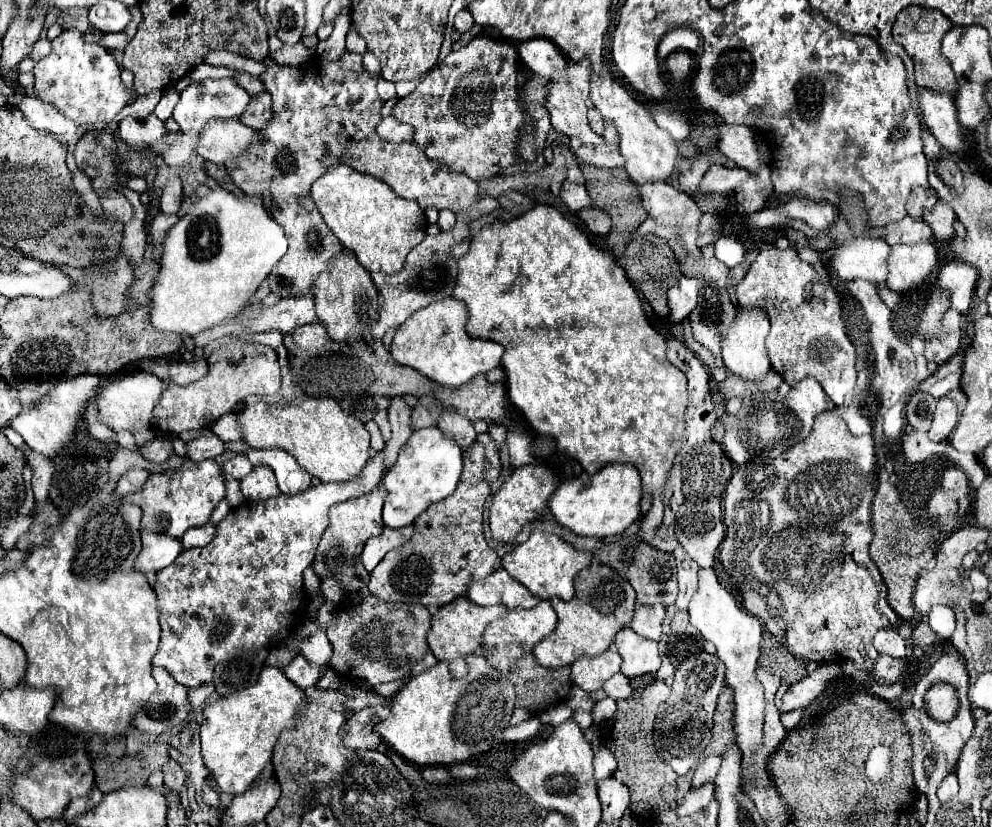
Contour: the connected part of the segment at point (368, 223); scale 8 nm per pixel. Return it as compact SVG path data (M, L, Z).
M337 164L317 178L311 198L331 232L369 272L393 274L402 268L401 274L405 276L403 270L421 268L423 262L415 262L415 247L425 238L425 214L417 202L397 196L385 182L345 164Z

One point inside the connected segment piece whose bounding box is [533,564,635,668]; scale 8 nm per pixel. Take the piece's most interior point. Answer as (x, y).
(604, 603)

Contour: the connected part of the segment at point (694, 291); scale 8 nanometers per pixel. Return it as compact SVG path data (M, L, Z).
M681 274L679 282L673 288L669 288L667 304L671 308L673 322L683 322L691 314L691 310L697 306L697 294L699 294L697 286L699 286L697 278L689 278Z

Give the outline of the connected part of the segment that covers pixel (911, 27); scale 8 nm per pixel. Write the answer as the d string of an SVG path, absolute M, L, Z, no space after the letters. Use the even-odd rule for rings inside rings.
M907 6L897 14L897 20L893 24L891 36L895 42L899 42L905 52L911 56L911 60L915 62L915 70L917 70L917 86L919 88L927 88L927 90L935 90L935 92L945 92L945 94L955 94L957 92L957 80L955 74L949 66L949 60L941 56L941 38L945 32L949 32L951 28L951 20L941 14L939 10L927 10L921 6Z

